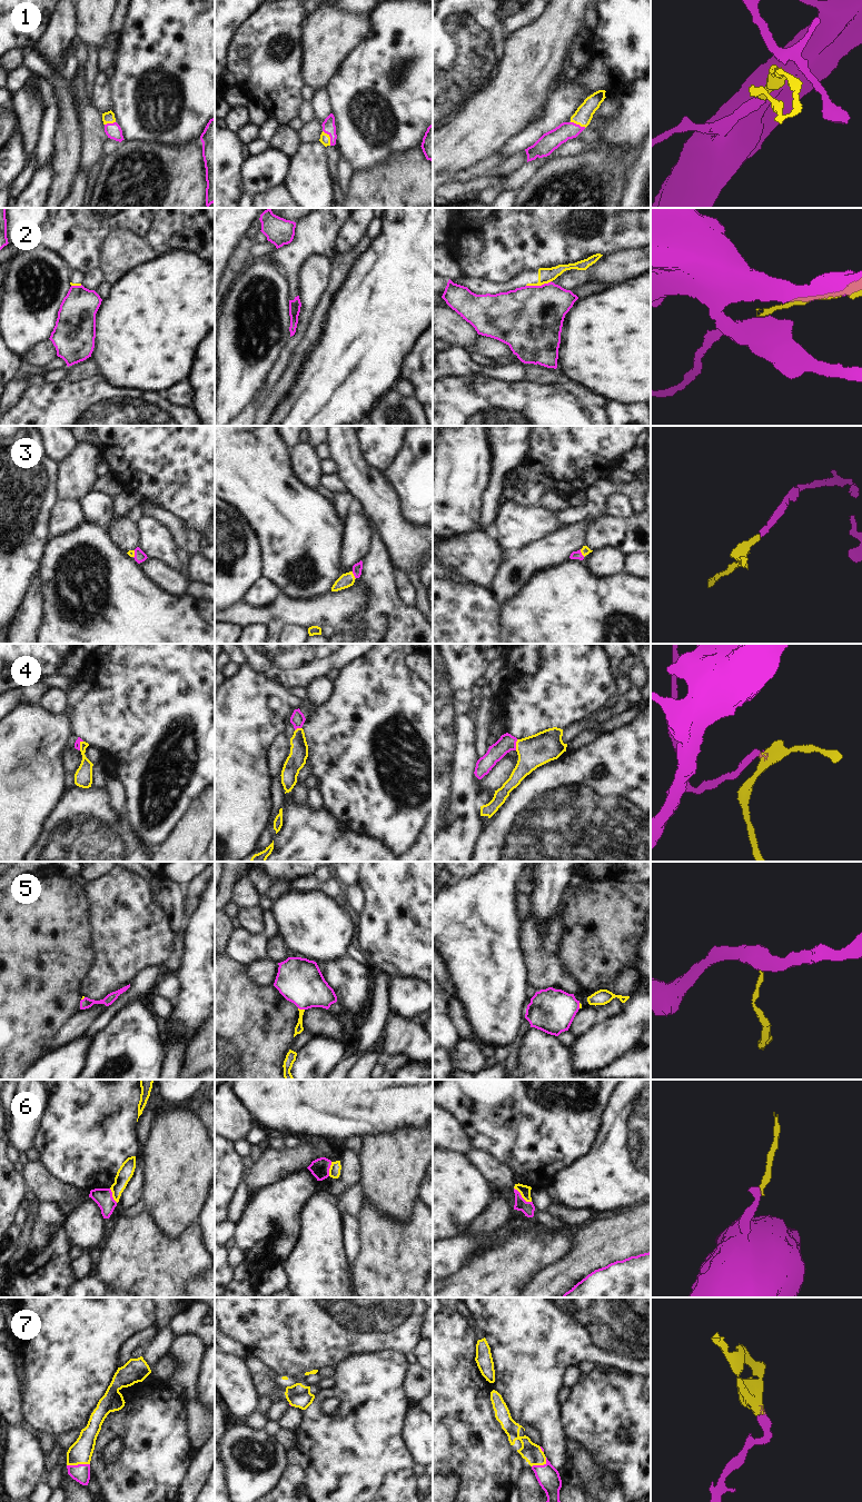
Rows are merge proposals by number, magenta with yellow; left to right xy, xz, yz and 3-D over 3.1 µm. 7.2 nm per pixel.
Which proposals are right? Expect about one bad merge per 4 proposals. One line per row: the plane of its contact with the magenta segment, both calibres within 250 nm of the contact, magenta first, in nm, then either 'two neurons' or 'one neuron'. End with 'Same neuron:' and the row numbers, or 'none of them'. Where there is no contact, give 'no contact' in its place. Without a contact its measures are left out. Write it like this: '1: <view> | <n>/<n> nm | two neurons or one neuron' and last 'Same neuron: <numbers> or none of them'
1: xz | 100/80 nm | one neuron
2: yz | 480/110 nm | two neurons
3: yz | 60/70 nm | one neuron
4: yz | 120/220 nm | one neuron
5: xz | 320/60 nm | one neuron
6: yz | 100/80 nm | two neurons
7: xy | 130/170 nm | one neuron
Same neuron: 1, 3, 4, 5, 7

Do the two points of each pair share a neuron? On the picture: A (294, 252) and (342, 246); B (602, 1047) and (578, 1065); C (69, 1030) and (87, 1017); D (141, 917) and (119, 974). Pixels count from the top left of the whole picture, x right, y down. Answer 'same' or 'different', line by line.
A: different
B: same
C: same
D: same

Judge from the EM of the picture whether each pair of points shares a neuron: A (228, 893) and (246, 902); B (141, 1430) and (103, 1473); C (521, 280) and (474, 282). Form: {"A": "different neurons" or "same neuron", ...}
{"A": "different neurons", "B": "same neuron", "C": "same neuron"}

